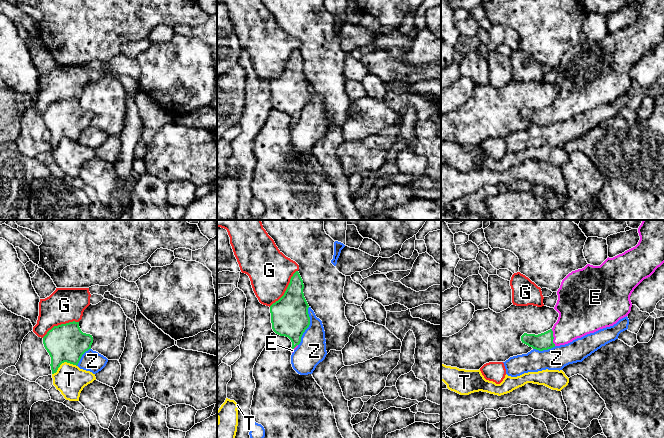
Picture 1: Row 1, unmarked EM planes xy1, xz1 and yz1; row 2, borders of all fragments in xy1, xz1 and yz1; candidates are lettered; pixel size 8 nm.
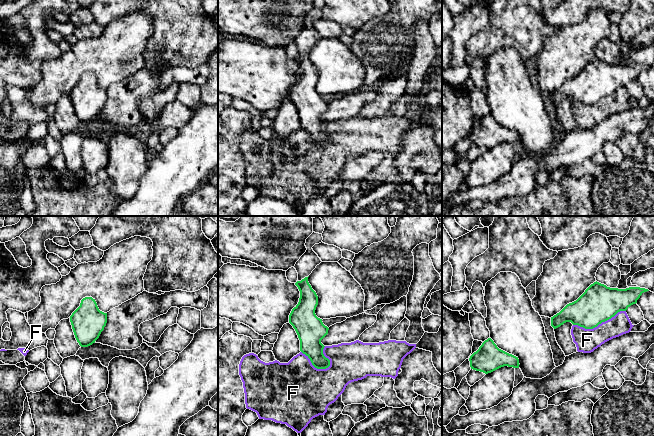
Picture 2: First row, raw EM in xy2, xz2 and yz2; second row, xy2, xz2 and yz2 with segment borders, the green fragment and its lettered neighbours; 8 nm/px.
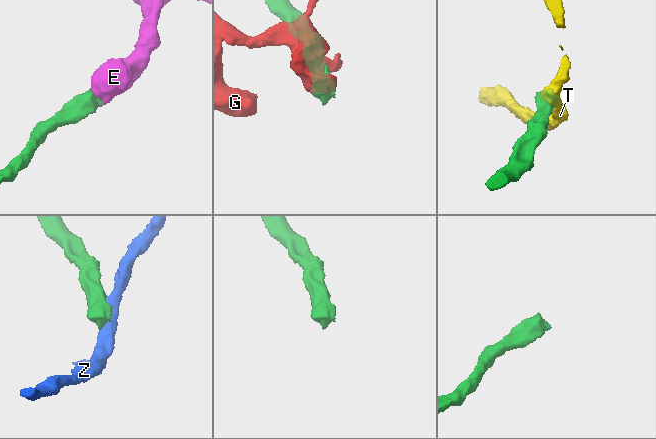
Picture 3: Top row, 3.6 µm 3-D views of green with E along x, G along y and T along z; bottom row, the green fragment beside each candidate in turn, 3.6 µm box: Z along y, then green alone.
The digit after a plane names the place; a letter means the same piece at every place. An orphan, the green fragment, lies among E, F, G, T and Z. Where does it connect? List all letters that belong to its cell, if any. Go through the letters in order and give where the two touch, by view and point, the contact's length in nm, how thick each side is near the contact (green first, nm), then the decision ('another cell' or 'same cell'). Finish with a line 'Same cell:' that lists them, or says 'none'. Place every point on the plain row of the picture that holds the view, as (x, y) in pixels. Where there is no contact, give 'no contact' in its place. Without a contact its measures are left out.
E: meets green in yz1 at (553, 113); contact 140 nm long; 140 nm thick on the green side, 300 nm on the other; same cell
F: meets green in xz2 at (315, 143); contact 260 nm long; 180 nm thick on the green side, 480 nm on the other; another cell
G: meets green in xz1 at (286, 65); contact 380 nm long; 300 nm thick on the green side, 340 nm on the other; another cell
T: meets green in xy1 at (63, 138); contact 220 nm long; 300 nm thick on the green side, 240 nm on the other; another cell
Z: meets green in xz1 at (308, 102); contact 320 nm long; 300 nm thick on the green side, 220 nm on the other; another cell
Same cell: E

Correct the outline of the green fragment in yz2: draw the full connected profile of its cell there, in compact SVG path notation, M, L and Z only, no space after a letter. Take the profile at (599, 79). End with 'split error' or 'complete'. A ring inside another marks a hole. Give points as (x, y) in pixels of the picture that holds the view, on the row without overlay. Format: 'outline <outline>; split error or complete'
outline M596 57L576 77L567 80L551 93L551 102L556 105L571 98L585 105L593 105L636 80L647 67L649 66L640 63L610 64Z; complete

